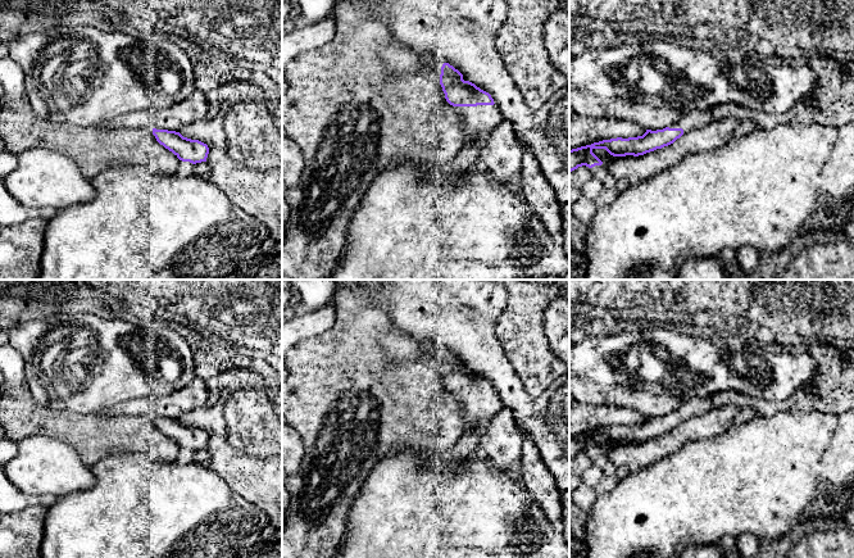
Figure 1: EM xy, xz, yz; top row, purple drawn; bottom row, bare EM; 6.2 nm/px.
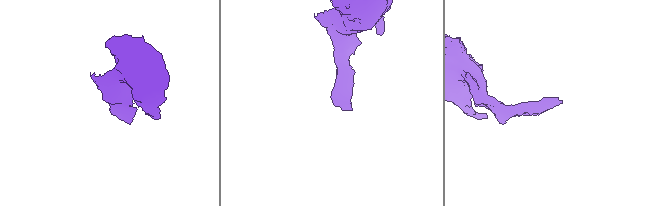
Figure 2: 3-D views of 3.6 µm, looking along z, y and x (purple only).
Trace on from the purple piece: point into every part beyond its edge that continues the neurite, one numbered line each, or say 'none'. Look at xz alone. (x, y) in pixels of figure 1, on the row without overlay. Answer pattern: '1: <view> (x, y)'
1: xz (477, 409)

